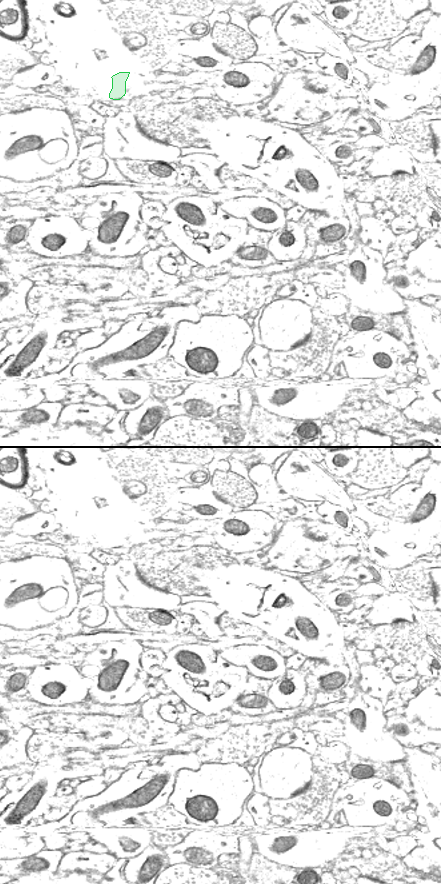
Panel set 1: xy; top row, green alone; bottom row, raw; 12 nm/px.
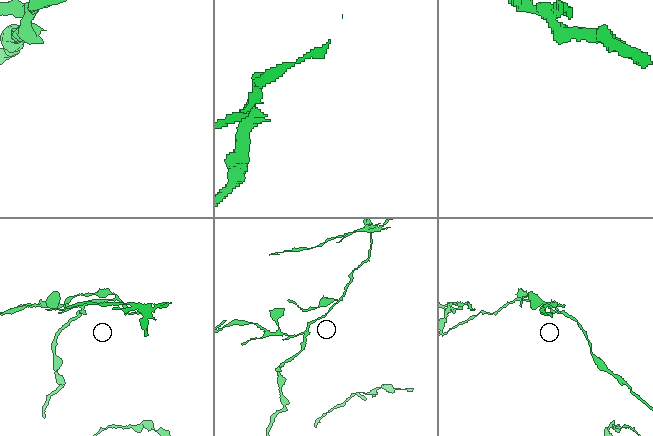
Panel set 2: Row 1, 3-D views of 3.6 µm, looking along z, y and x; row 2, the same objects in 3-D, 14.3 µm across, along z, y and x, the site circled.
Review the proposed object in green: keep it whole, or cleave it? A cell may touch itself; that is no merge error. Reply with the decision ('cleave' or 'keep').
cleave

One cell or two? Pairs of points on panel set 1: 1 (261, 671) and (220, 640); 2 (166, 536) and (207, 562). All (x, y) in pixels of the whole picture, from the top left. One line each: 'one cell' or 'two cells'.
1: one cell
2: two cells

